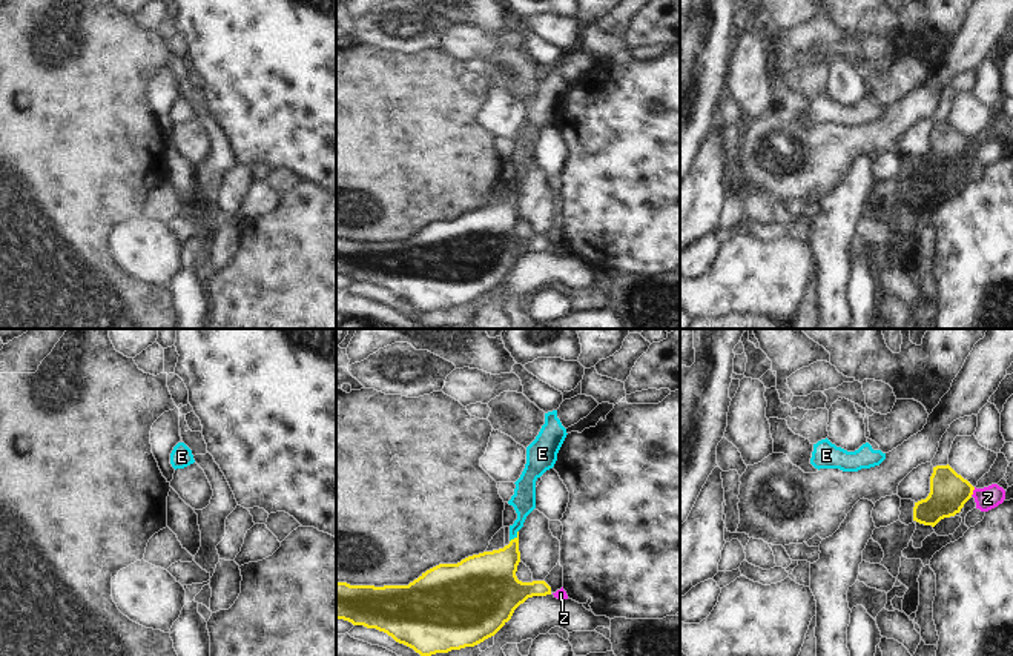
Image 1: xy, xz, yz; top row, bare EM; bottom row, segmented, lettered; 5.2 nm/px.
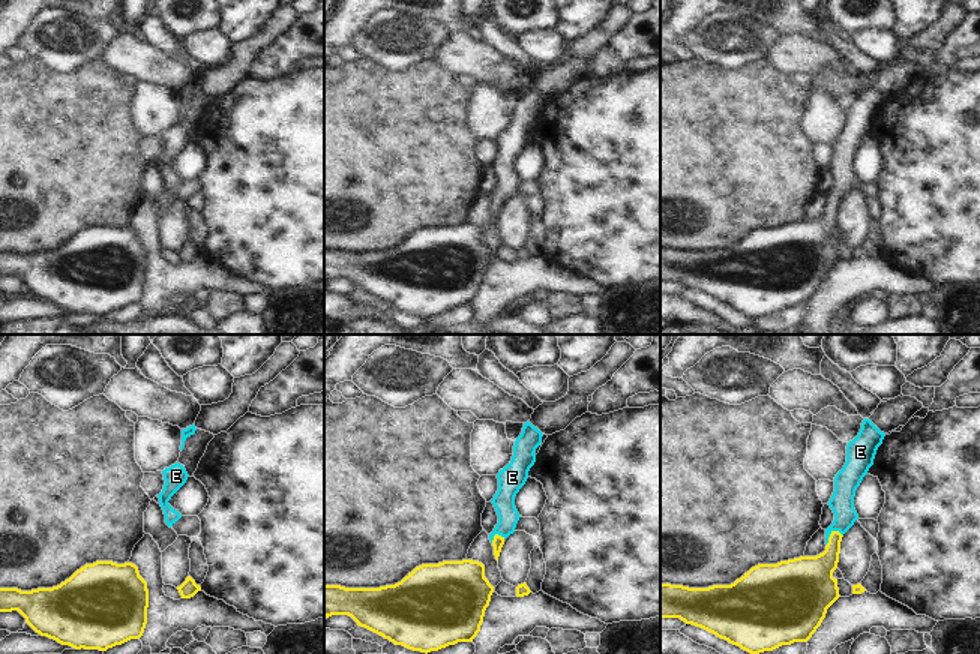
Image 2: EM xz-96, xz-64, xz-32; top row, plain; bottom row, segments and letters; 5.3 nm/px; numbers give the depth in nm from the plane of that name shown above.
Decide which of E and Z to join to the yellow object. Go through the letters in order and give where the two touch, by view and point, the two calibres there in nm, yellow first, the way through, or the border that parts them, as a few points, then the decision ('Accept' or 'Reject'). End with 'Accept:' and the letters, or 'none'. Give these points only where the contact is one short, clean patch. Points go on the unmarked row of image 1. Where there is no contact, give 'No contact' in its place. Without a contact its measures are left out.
E: Touches yellow at xz (514, 194). Thickness 280 nm (yellow) against 130 nm. Path across: xz (488, 234), (510, 211), (514, 194), (524, 155). Accept
Z: Touches yellow at yz (972, 148). Thickness 200 nm (yellow) against 120 nm. Boundary: yz (975, 143), (970, 151). Reject
Accept: E

